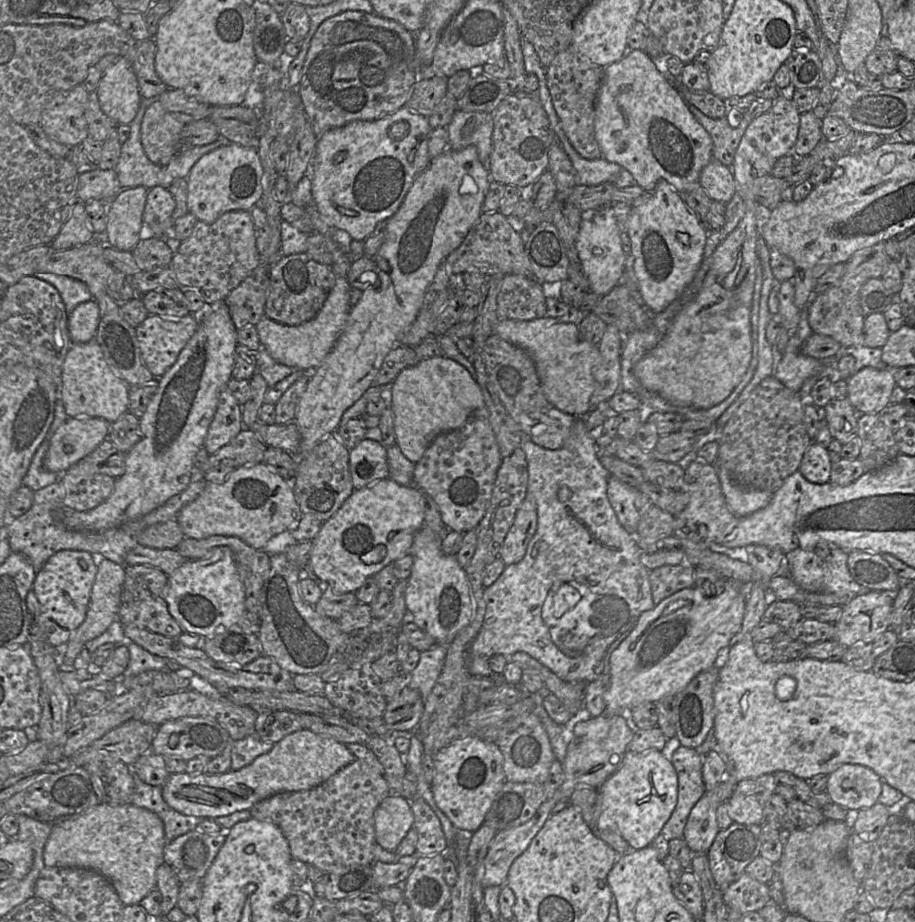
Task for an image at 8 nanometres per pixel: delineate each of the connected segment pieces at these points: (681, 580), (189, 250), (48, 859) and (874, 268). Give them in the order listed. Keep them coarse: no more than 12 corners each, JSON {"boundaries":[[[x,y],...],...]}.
{"boundaries":[[[663,565],[650,571],[656,604],[695,585],[694,568]],[[250,210],[198,220],[169,267],[211,306],[260,264]],[[105,801],[56,823],[46,867],[93,870],[121,902],[156,888],[164,825]],[[885,242],[857,251],[809,303],[815,334],[864,345],[860,289],[892,258]]]}

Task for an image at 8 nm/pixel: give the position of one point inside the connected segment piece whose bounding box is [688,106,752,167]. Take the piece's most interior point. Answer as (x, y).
(725, 138)

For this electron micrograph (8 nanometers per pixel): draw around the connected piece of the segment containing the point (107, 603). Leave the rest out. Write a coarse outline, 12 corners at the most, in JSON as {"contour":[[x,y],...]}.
{"contour":[[97,566],[85,620],[56,647],[58,667],[72,665],[86,642],[119,619],[126,568]]}

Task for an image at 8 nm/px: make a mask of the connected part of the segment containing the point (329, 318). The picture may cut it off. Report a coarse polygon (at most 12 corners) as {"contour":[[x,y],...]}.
{"contour":[[338,276],[317,315],[288,326],[265,315],[262,349],[313,372],[341,335],[351,286]]}

